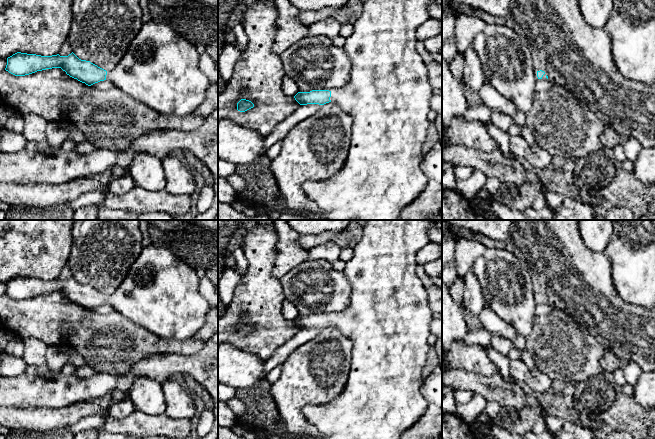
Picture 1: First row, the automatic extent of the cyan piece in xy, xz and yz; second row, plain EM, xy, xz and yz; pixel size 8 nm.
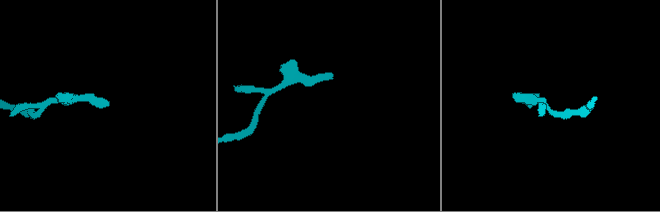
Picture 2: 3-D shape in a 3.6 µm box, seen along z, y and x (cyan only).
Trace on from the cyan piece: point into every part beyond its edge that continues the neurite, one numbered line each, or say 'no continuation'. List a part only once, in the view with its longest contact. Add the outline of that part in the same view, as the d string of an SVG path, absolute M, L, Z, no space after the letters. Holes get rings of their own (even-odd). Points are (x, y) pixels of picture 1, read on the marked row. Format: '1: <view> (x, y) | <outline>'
1: xz (388, 93) | M365 0L362 6L362 14L353 24L352 34L345 39L343 46L351 61L351 73L347 83L341 88L334 88L331 91L331 102L338 104L342 110L352 119L351 144L349 154L342 169L325 181L306 181L302 189L306 196L313 201L320 209L320 213L309 215L315 220L399 220L401 211L414 201L425 189L427 177L421 170L423 159L422 147L427 140L429 120L427 115L431 110L430 99L433 89L429 83L429 72L426 63L416 50L416 30L420 24L430 18L427 5L431 0Z

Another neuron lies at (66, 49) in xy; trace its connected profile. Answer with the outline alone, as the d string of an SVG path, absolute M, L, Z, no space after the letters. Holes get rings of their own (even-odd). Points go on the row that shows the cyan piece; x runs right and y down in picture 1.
M66 39L65 41L64 41L64 43L62 44L62 47L61 47L61 49L60 49L60 51L59 51L59 55L60 56L68 56L69 54L71 54L73 51L72 51L72 47L71 47L71 44L70 44L70 42L69 42L69 40L68 39Z

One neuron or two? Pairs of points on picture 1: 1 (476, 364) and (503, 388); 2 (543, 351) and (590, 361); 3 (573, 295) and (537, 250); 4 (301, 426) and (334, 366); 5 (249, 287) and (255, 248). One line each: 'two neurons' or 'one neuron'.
1: two neurons
2: one neuron
3: one neuron
4: one neuron
5: one neuron

